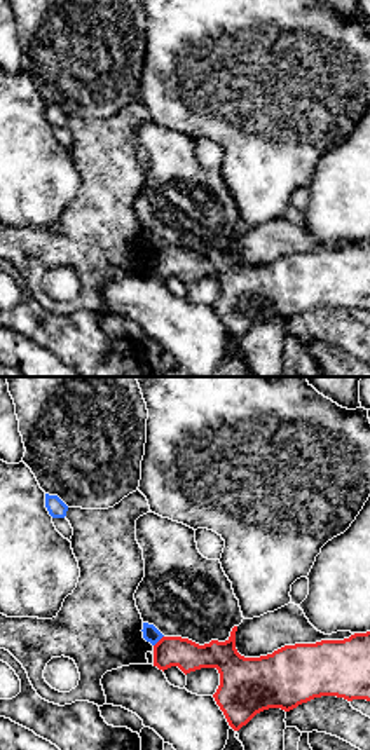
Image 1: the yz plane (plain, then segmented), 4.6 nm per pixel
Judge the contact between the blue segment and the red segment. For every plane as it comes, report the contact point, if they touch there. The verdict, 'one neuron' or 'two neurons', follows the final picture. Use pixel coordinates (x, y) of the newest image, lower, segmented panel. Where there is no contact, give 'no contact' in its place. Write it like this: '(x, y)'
(159, 639)

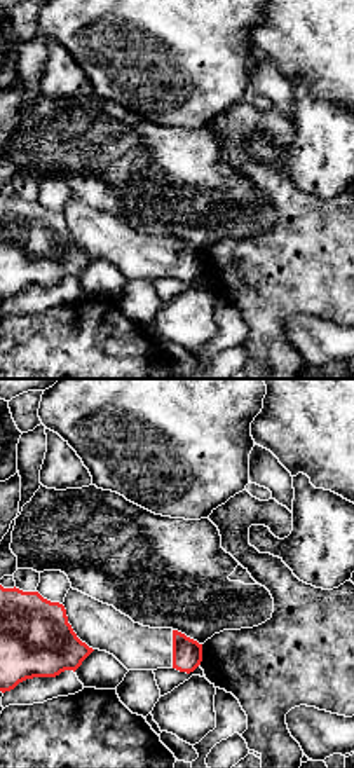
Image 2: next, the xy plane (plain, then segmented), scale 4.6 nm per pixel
no contact

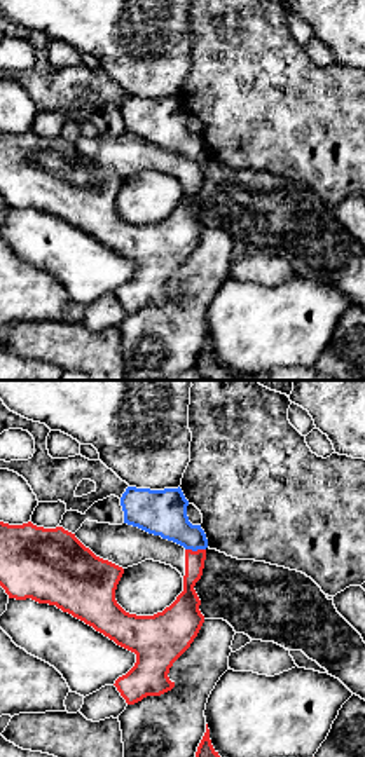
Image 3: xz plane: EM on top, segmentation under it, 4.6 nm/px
(196, 550)

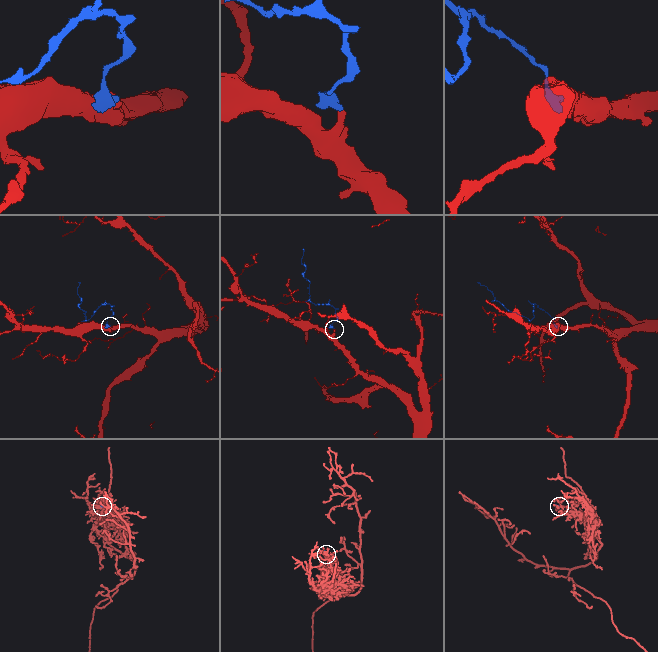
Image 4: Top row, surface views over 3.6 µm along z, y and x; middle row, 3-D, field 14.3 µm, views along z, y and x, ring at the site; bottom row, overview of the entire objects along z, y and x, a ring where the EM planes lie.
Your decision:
two neurons

